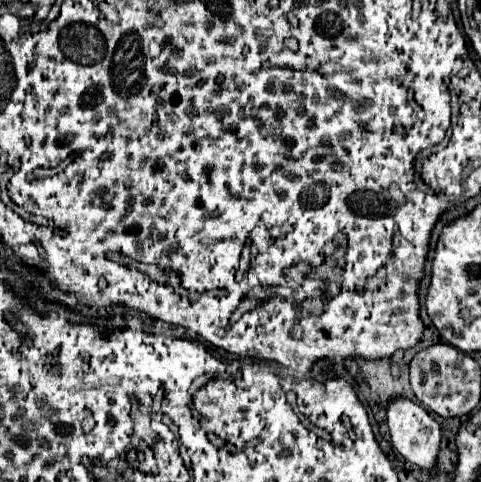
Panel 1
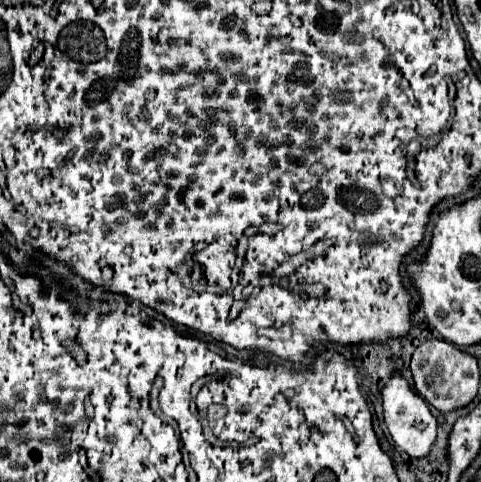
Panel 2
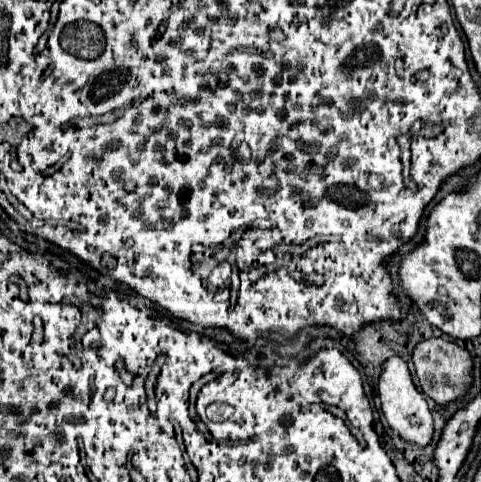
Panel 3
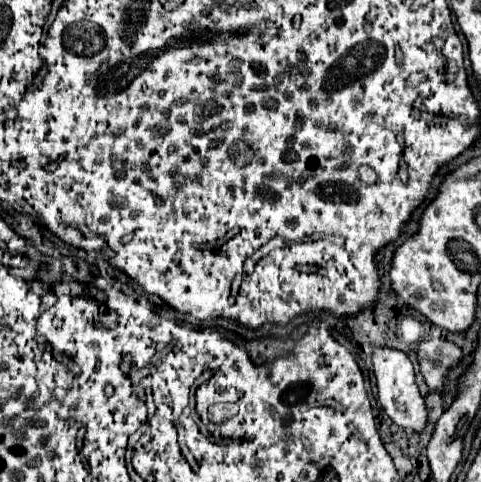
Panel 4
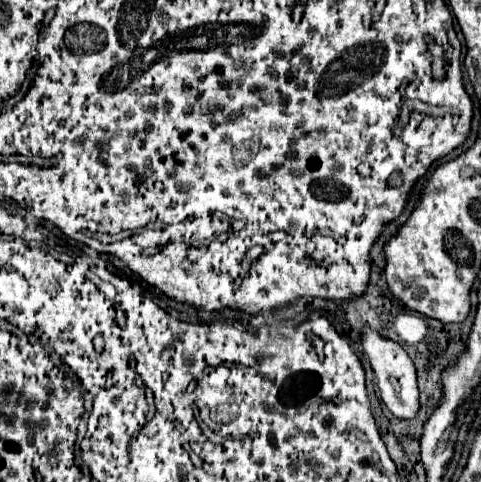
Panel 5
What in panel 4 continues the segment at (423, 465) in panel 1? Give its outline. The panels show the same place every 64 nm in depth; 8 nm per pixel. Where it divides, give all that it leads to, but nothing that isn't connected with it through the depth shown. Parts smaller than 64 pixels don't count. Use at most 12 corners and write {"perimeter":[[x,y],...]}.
{"perimeter":[[374,348],[378,400],[394,424],[422,434],[426,402],[400,350]]}

